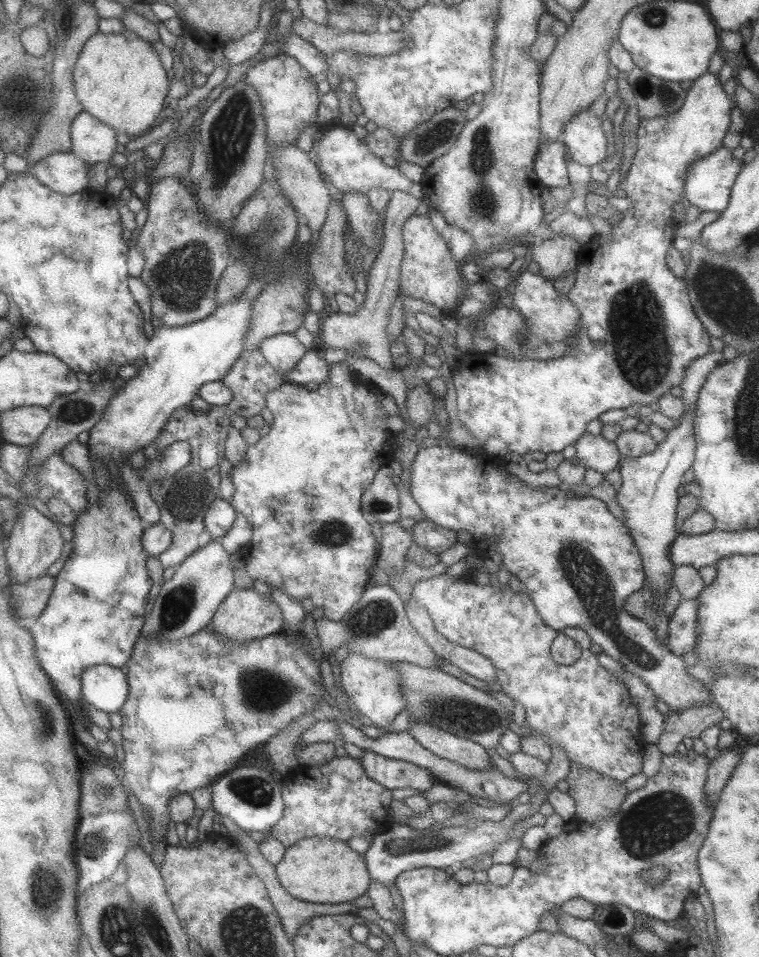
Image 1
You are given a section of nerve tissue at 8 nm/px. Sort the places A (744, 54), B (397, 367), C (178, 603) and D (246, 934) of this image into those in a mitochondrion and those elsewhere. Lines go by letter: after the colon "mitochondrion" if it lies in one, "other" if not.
A: other
B: other
C: mitochondrion
D: mitochondrion

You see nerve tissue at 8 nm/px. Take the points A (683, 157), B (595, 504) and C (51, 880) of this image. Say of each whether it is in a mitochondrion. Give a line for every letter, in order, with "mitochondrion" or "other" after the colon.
A: other
B: other
C: mitochondrion

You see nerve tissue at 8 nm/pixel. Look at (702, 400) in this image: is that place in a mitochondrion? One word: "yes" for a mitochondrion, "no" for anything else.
no

